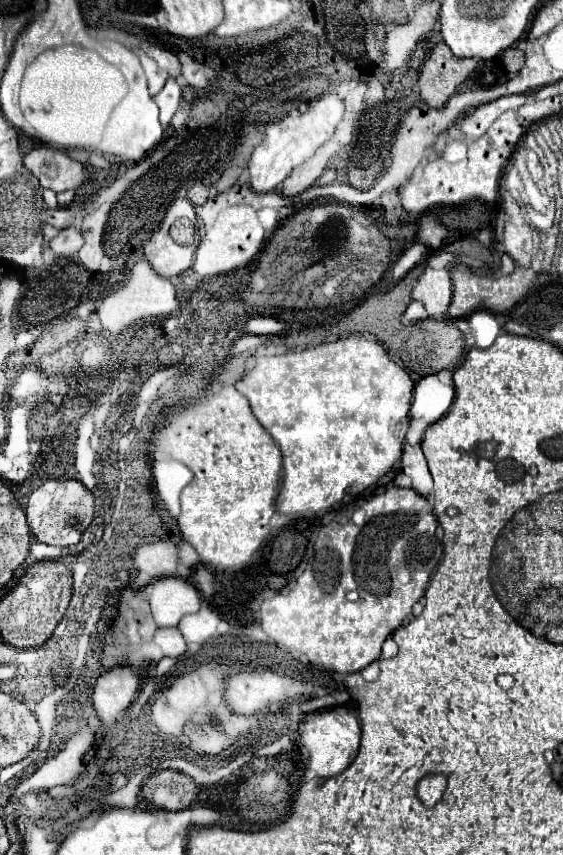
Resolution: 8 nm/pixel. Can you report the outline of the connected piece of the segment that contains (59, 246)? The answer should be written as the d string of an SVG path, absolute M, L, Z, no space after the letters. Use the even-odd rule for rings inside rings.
M63 228L53 240L51 240L51 250L57 254L57 256L71 256L75 254L83 244L83 238L79 234L77 228Z

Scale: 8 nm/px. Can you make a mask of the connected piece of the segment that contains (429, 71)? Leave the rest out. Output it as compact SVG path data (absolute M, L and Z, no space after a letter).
M441 42L431 50L419 72L421 98L431 108L443 108L453 96L455 88L477 68L473 58L455 58L451 50Z

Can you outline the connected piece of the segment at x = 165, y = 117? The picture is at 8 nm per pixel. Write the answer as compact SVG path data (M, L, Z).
M169 78L163 86L163 90L159 94L153 96L153 100L157 102L159 110L161 110L161 126L167 128L173 114L177 112L179 108L179 102L181 102L181 86L177 84L175 78Z

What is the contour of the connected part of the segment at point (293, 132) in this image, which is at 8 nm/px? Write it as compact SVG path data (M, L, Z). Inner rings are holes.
M335 86L327 88L327 92L323 92L323 96L319 96L319 100L305 102L299 108L291 110L279 122L271 122L265 126L265 138L253 150L249 166L247 166L251 190L275 192L293 168L297 168L307 158L311 158L315 154L315 150L333 136L335 126L343 118L343 102L337 98L337 94L333 90L335 90Z

